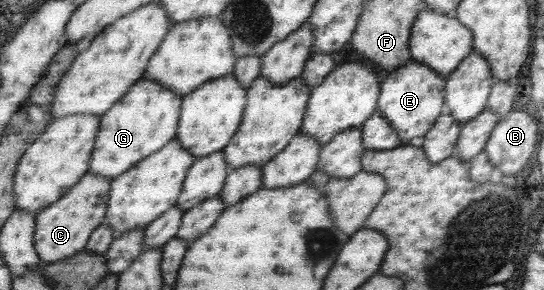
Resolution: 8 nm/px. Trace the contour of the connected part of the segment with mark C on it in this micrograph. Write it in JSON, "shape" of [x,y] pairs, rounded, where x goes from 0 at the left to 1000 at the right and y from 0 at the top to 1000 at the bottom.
{"shape":[[[160,593],[147,628],[125,652],[125,666],[64,741],[63,859],[79,910],[125,893],[156,859],[167,803],[193,762],[191,738],[202,686],[200,624]]]}

